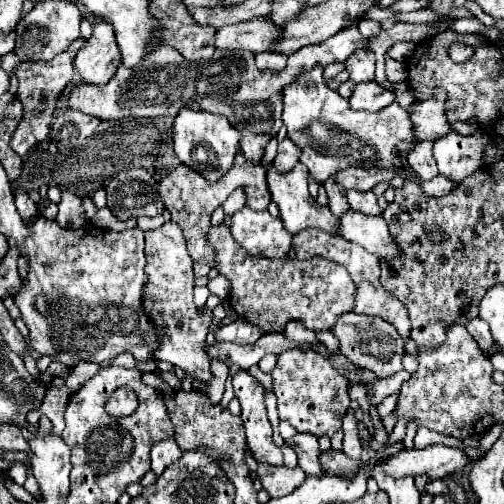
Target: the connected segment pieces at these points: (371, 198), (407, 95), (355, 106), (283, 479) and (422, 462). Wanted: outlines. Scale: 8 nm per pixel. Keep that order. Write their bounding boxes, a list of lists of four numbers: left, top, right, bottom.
[[346,190,382,214],[392,82,415,109],[348,82,394,112],[258,464,306,498],[380,444,468,478]]

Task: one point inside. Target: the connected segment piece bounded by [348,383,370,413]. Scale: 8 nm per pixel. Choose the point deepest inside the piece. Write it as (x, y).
(356, 392)

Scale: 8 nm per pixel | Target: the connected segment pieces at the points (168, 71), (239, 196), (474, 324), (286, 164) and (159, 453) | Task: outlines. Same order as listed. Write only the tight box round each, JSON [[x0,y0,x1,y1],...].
[[68,26,366,162],[222,188,246,216],[466,318,494,350],[274,138,300,172],[152,438,182,476]]

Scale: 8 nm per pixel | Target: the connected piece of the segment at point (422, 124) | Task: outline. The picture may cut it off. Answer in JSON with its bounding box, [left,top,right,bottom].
[410,90,452,140]

